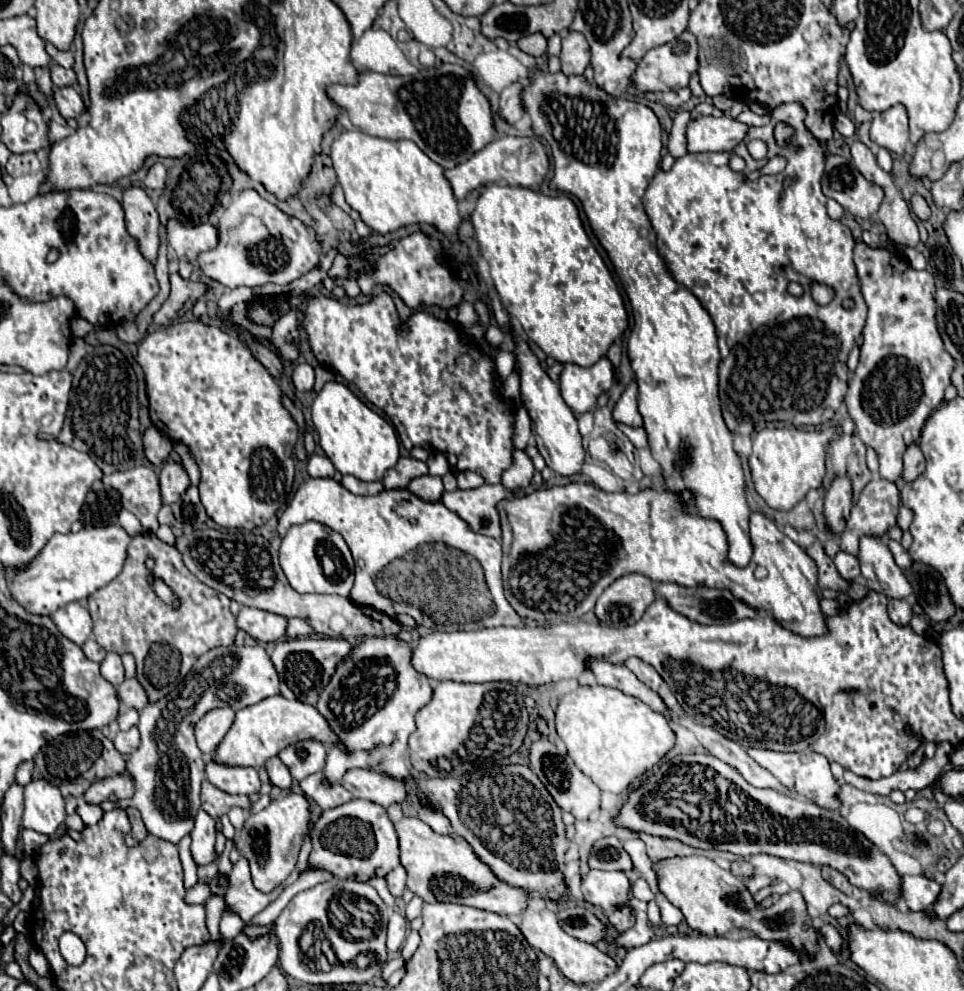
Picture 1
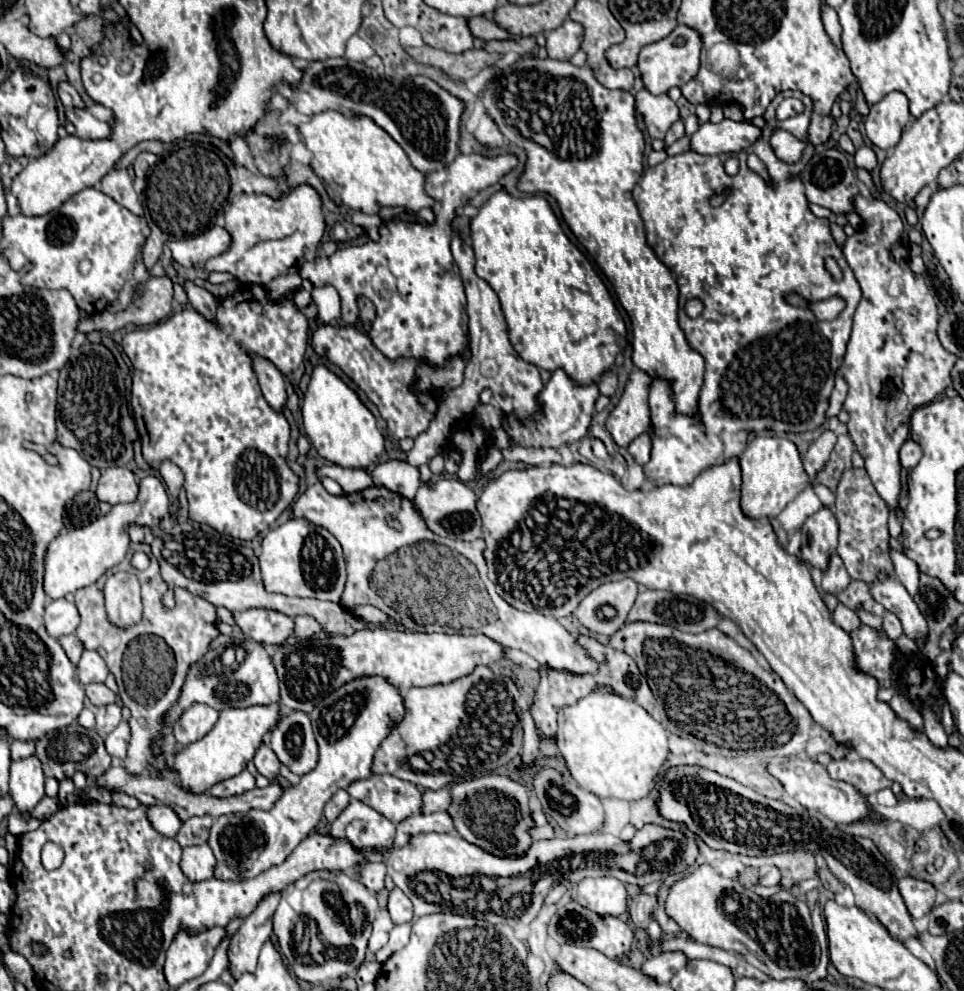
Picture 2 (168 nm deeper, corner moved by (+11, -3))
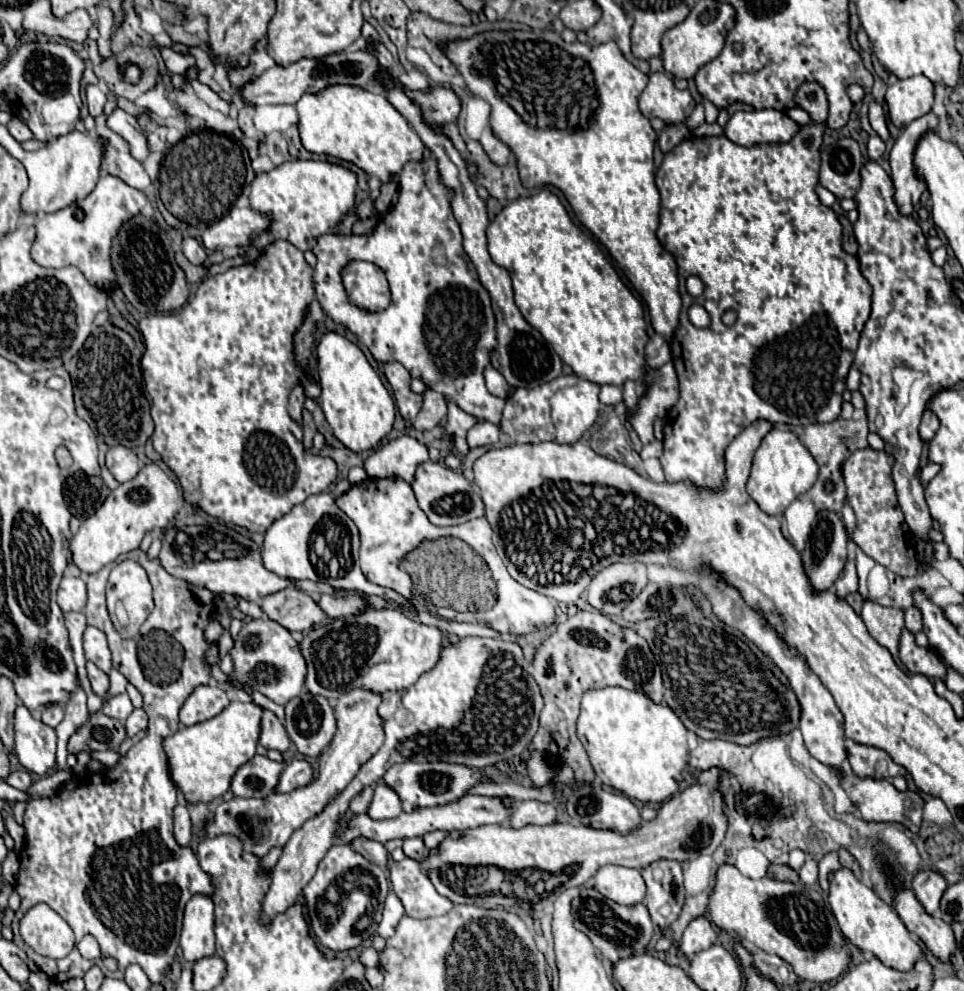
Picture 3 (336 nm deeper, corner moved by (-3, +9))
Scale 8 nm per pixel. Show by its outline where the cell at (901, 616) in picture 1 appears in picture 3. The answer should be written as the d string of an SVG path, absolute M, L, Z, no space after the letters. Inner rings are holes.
M910 607L904 611L906 613L906 629L912 633L922 631L922 613L918 607Z

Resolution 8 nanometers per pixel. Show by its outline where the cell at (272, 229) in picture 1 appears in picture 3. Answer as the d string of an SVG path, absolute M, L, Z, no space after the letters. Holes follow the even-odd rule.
M286 161L270 173L256 175L252 181L250 207L260 213L272 213L274 221L270 225L270 235L262 235L252 241L260 251L276 241L286 239L302 251L308 251L316 245L316 239L328 233L342 215L350 213L356 205L356 173L350 169L328 163L328 161Z

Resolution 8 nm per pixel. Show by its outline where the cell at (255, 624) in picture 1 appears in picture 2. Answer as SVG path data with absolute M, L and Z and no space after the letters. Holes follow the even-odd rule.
M246 609L234 615L242 633L262 645L282 645L292 635L292 619L270 609Z

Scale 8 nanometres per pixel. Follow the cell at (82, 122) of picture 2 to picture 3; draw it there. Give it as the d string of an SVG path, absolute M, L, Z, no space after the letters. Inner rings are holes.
M116 109L108 115L108 127L130 145L130 153L134 153L134 159L138 159L140 163L146 161L146 157L150 155L150 147L136 117L128 115L122 109Z

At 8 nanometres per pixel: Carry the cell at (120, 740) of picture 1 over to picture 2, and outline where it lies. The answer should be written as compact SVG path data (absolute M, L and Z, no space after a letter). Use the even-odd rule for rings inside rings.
M120 721L120 725L106 737L106 751L112 757L124 759L126 751L128 751L128 741L130 741L130 727L126 721Z

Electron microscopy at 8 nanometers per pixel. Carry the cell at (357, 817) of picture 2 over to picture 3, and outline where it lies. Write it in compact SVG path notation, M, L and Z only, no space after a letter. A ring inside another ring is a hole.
M376 783L374 799L370 803L368 815L372 819L394 819L400 813L402 813L402 803L400 803L398 793L384 783Z

